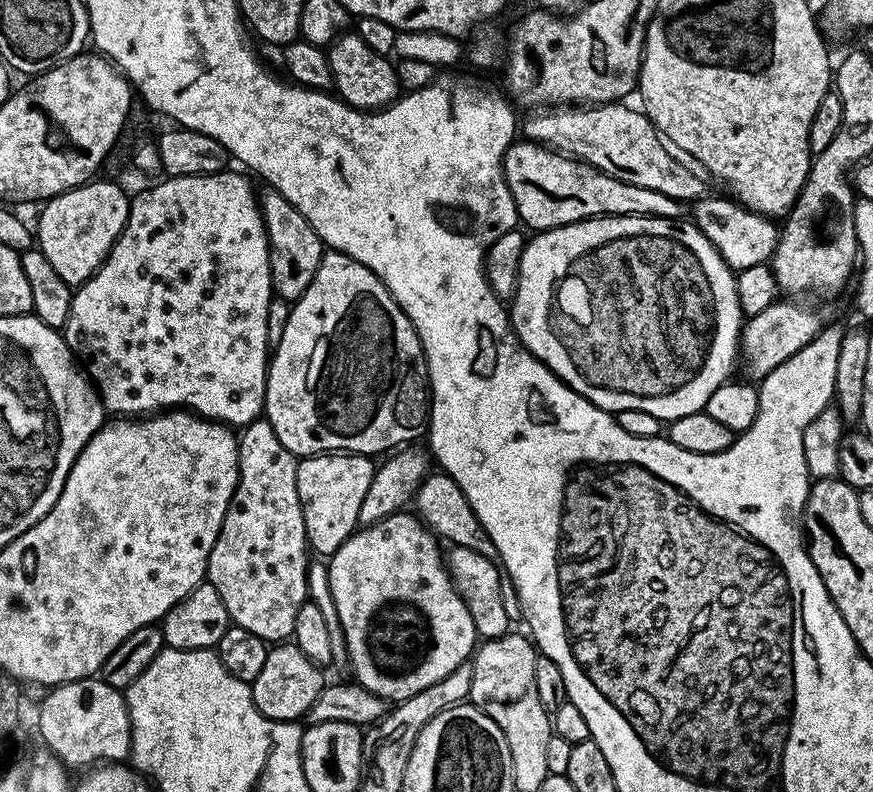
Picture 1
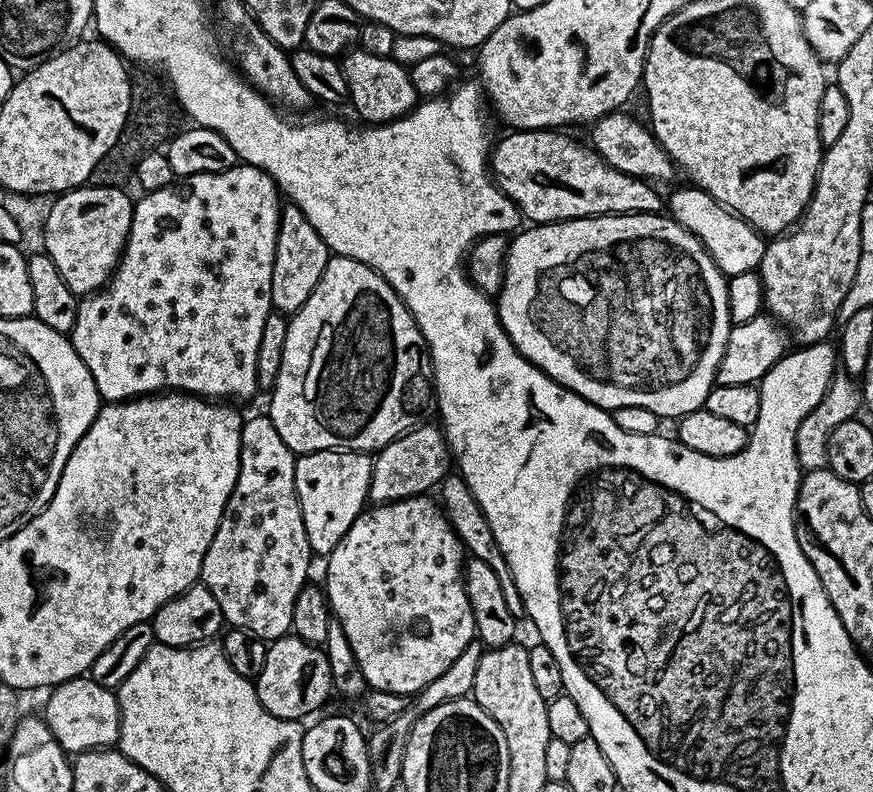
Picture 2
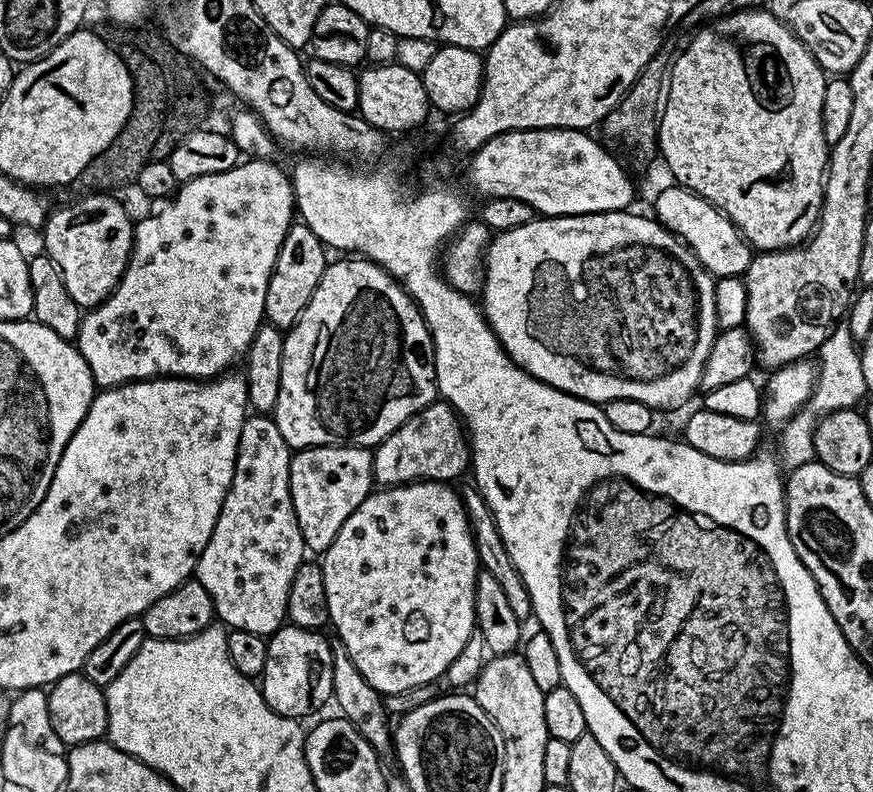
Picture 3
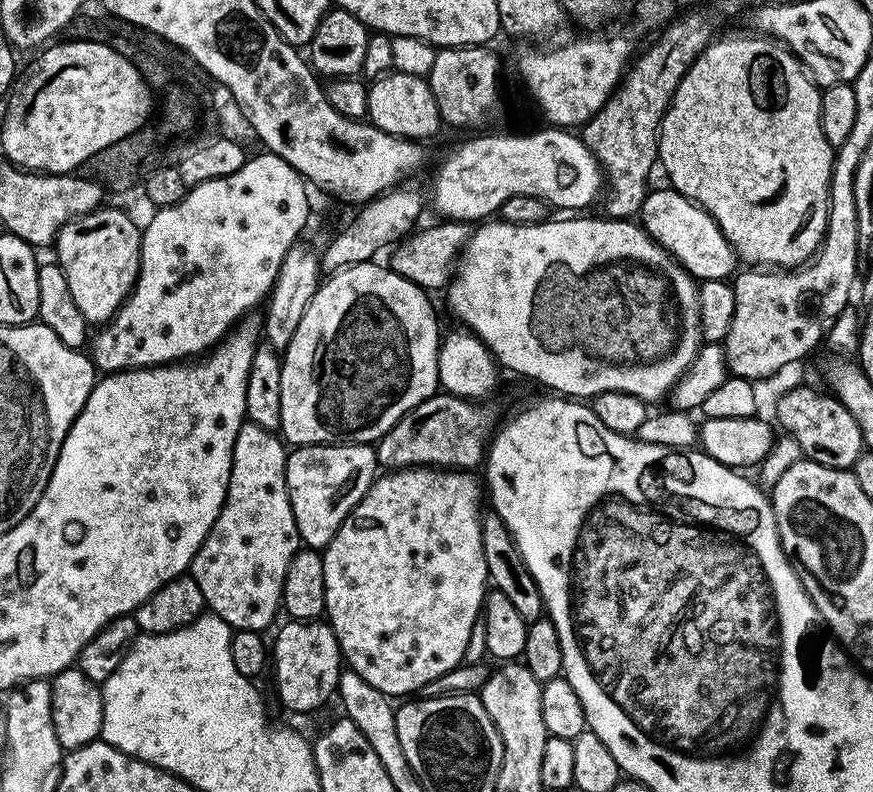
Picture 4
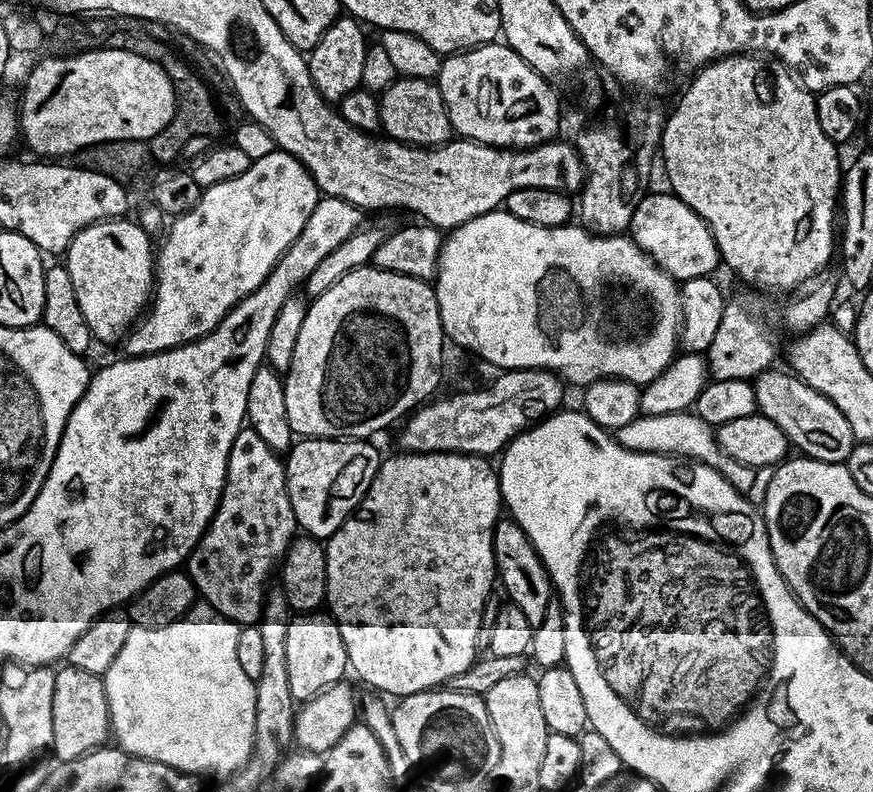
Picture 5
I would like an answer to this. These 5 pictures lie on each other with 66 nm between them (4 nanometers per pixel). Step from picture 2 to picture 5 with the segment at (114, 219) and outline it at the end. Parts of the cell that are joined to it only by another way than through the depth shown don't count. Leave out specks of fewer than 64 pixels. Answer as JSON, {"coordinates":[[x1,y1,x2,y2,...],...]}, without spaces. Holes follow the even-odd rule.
{"coordinates":[[128,219,99,220,97,224,86,226,72,239,66,253,66,267,70,282,74,282,74,295,82,309,82,318,86,318,86,326,90,326,97,341,119,341,145,311,154,292,153,241,135,219]]}

